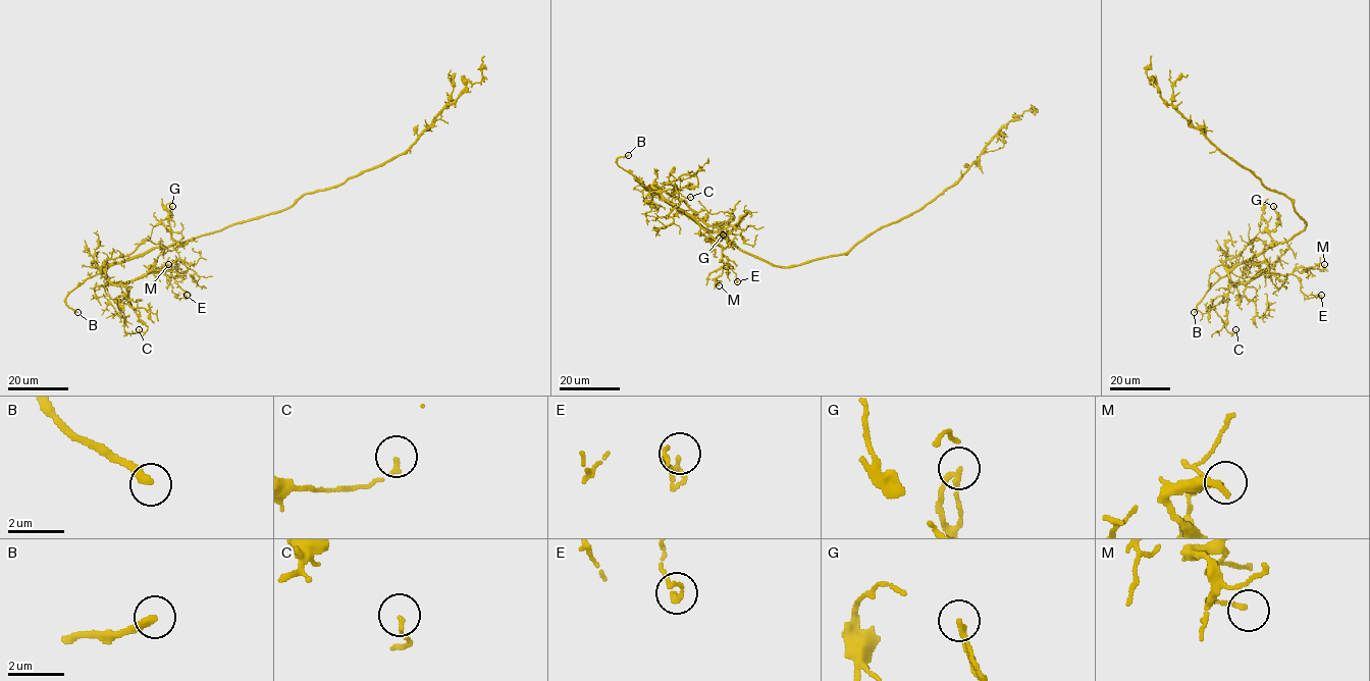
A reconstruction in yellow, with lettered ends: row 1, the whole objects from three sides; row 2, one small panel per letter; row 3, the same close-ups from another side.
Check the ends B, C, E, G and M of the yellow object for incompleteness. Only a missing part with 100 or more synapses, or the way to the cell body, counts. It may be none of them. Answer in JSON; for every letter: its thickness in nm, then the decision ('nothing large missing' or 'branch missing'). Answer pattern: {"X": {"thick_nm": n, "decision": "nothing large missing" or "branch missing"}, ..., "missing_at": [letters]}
{"B": {"thick_nm": 300, "decision": "branch missing"}, "C": {"thick_nm": 140, "decision": "nothing large missing"}, "E": {"thick_nm": 160, "decision": "nothing large missing"}, "G": {"thick_nm": 150, "decision": "nothing large missing"}, "M": {"thick_nm": 130, "decision": "nothing large missing"}, "missing_at": ["B"]}

